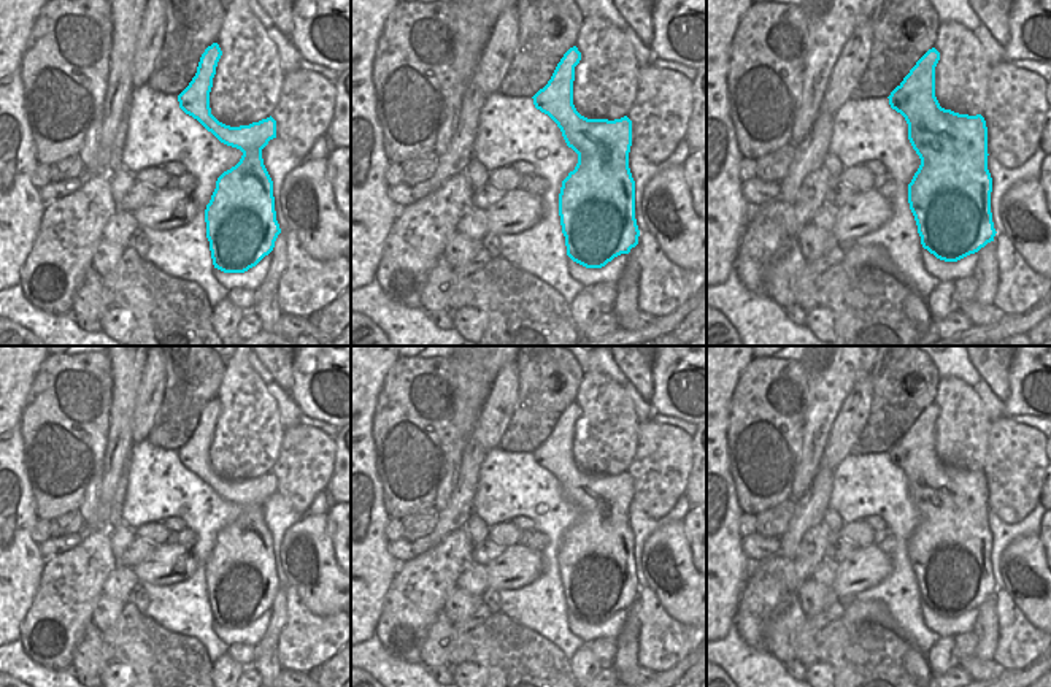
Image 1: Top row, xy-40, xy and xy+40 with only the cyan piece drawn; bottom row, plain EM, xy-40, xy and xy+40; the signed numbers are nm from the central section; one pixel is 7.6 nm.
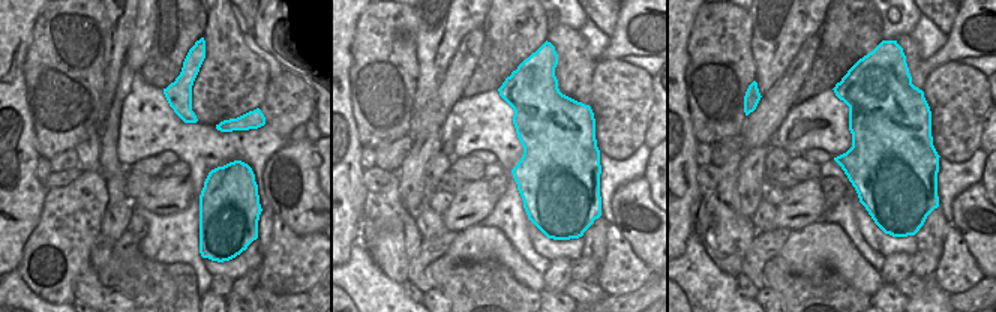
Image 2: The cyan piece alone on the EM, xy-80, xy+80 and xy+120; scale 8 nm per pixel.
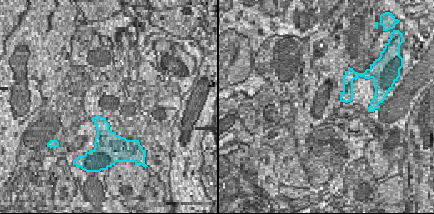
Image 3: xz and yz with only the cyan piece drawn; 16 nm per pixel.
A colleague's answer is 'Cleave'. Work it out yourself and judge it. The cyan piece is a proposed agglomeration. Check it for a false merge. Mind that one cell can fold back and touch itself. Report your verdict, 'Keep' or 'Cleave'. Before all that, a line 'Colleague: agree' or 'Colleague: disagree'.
Colleague: disagree
Keep.

